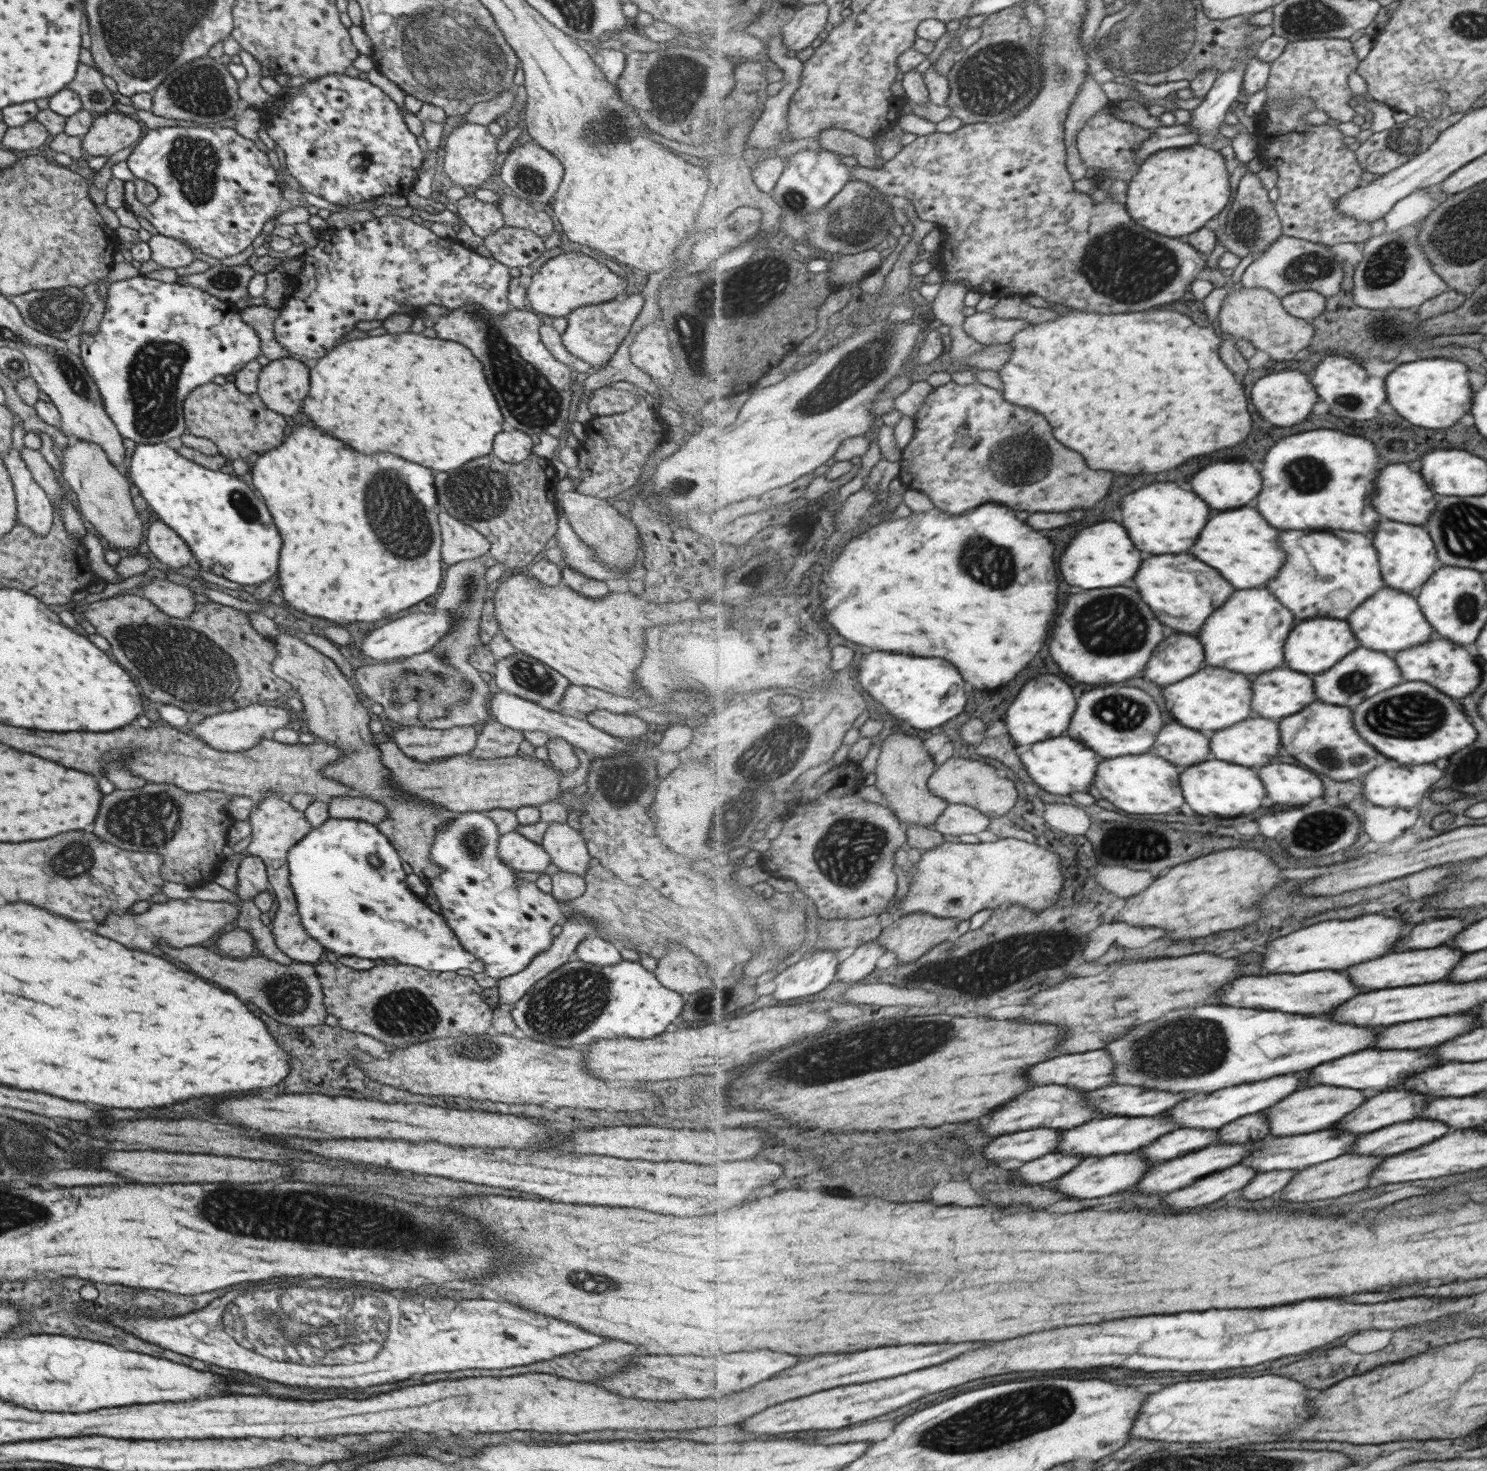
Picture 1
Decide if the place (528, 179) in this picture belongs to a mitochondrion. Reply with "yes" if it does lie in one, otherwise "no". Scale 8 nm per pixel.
yes

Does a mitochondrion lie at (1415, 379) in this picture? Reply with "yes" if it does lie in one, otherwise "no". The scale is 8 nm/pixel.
no

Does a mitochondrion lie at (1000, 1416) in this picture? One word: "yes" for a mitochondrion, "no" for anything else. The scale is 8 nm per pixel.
yes

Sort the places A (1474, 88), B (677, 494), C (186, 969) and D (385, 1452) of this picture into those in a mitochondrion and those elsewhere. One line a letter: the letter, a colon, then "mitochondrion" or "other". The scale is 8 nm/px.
A: other
B: mitochondrion
C: other
D: other

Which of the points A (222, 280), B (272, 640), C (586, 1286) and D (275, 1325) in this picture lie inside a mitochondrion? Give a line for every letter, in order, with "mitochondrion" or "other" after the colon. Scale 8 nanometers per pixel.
A: mitochondrion
B: other
C: mitochondrion
D: mitochondrion

